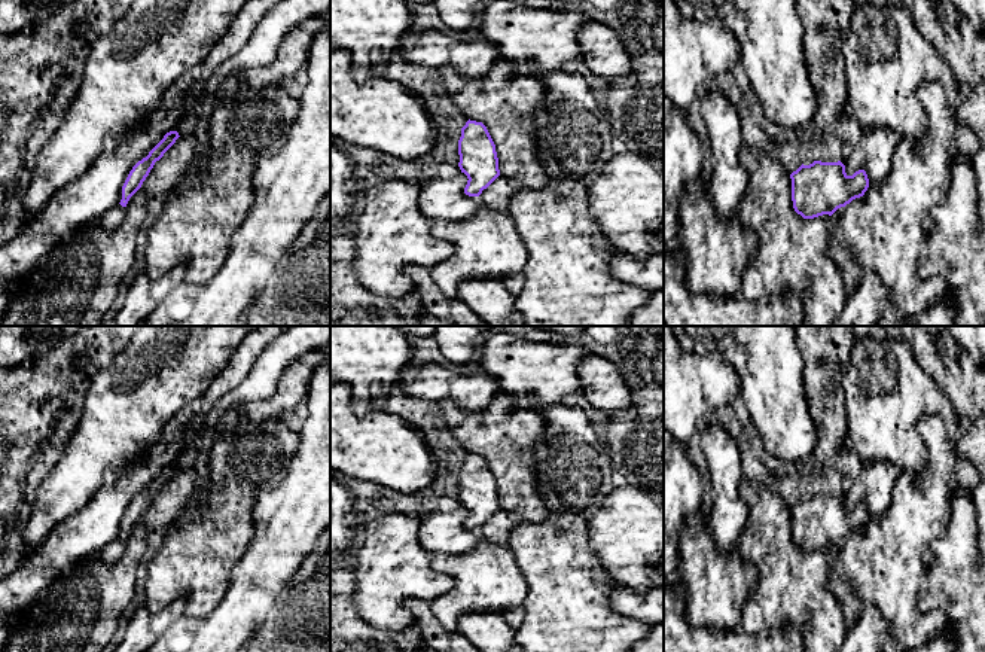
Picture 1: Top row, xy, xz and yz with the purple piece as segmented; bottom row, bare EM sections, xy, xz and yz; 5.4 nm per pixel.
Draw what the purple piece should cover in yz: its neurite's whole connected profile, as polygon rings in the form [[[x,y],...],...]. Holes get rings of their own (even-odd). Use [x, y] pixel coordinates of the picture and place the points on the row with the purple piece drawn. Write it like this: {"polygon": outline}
{"polygon": [[[841,161],[802,164],[790,179],[793,208],[803,219],[832,216],[838,208],[863,196],[869,188],[864,170],[848,176]]]}

